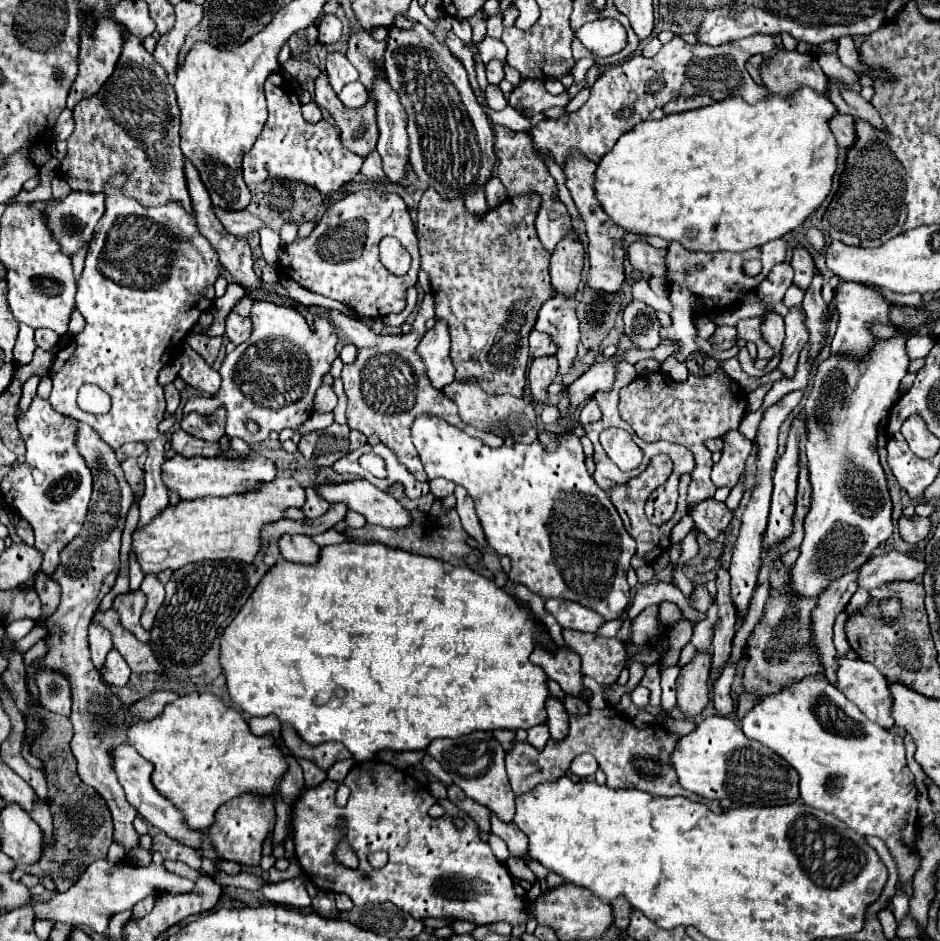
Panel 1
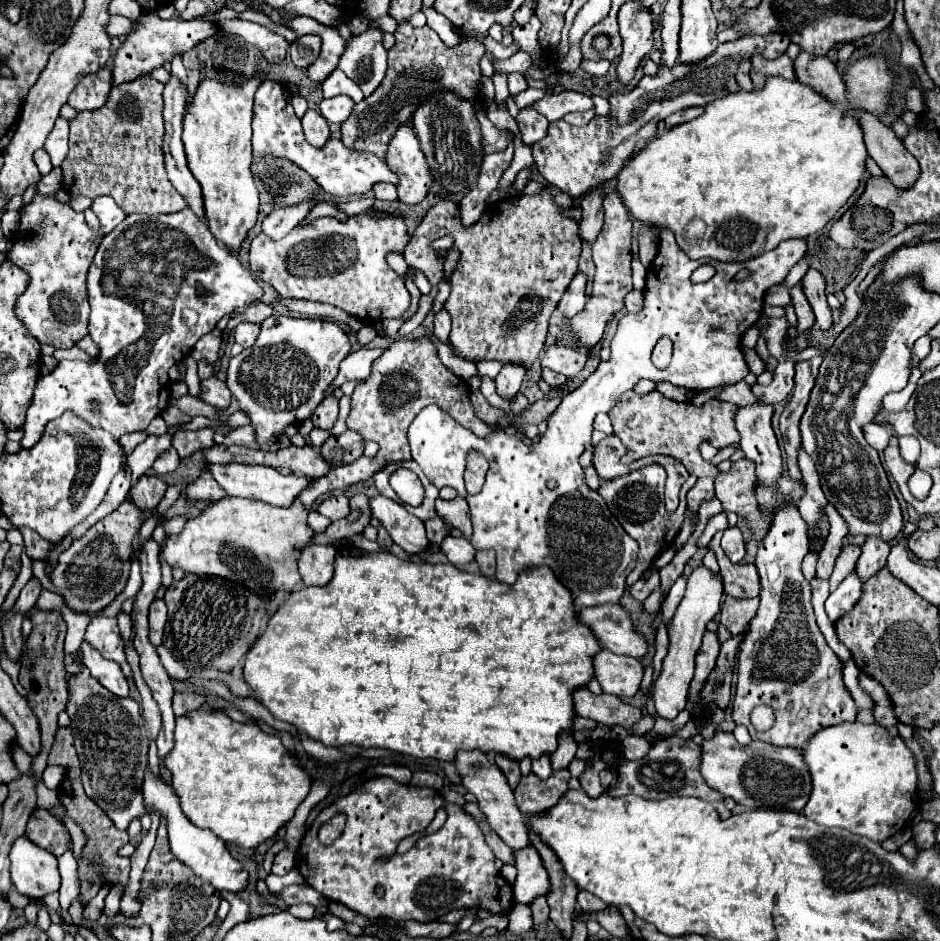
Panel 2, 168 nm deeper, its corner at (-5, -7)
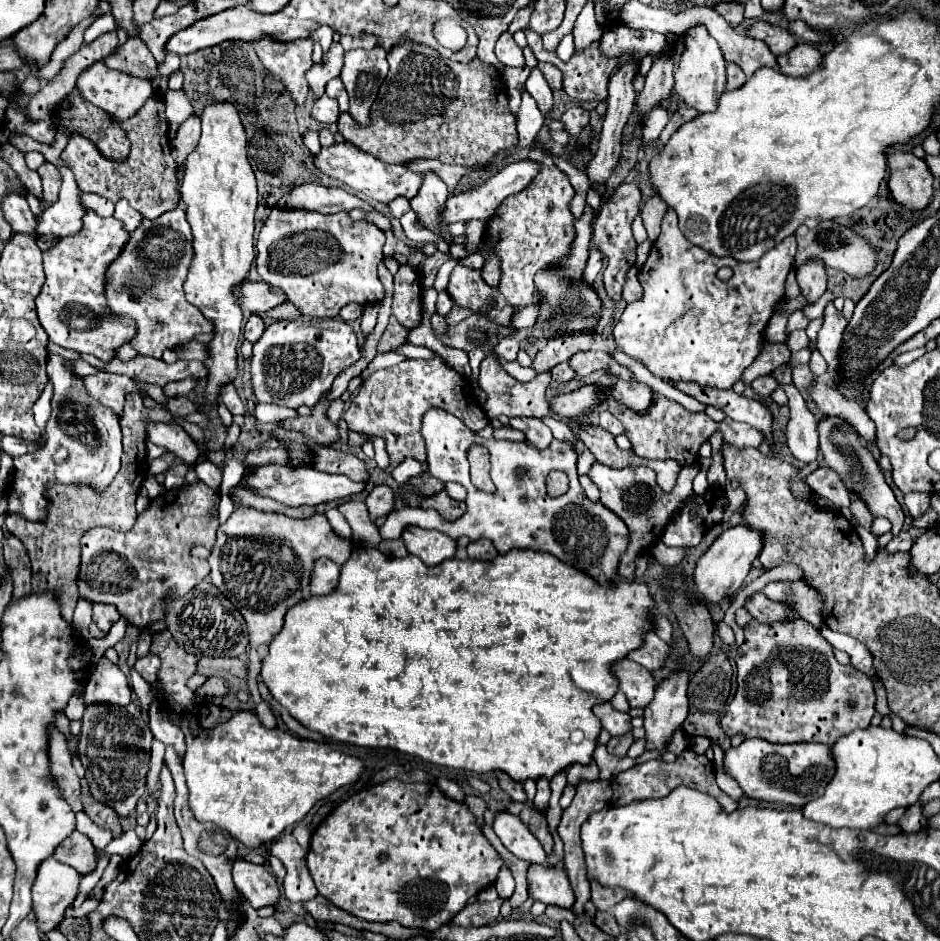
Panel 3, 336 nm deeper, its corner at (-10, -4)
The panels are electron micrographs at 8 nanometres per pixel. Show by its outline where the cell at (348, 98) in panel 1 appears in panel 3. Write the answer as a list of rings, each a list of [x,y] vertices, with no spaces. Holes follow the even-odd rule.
[[[322,96],[316,100],[314,108],[312,108],[312,116],[322,122],[324,126],[330,126],[334,122],[338,122],[338,116],[340,116],[340,108],[338,108],[338,102],[334,98],[328,98],[328,96]]]

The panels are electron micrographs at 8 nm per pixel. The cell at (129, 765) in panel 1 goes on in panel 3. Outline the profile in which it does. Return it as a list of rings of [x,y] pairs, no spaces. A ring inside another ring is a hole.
[[[236,856],[232,862],[232,878],[254,908],[262,908],[266,904],[274,906],[280,898],[276,878],[266,870],[266,866],[258,866]]]

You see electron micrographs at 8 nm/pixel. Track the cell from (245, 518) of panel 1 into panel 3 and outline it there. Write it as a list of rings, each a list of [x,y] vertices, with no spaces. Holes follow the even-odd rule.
[[[236,506],[232,516],[220,524],[216,544],[208,556],[210,564],[210,580],[218,590],[238,602],[238,610],[248,622],[250,634],[250,652],[256,652],[256,646],[268,644],[282,628],[284,614],[300,600],[310,596],[308,584],[312,576],[312,566],[316,558],[330,558],[336,564],[344,564],[350,556],[352,542],[342,540],[334,534],[332,526],[328,524],[326,516],[316,512],[312,518],[288,518],[278,512],[262,512],[256,508]]]

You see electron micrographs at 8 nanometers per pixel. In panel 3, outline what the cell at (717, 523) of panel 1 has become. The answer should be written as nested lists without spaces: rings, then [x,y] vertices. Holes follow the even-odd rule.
[[[756,592],[752,594],[748,600],[746,600],[746,606],[744,606],[756,620],[762,620],[762,622],[778,622],[778,620],[784,620],[786,618],[786,610],[780,602],[774,602],[770,598],[764,596],[764,592]]]

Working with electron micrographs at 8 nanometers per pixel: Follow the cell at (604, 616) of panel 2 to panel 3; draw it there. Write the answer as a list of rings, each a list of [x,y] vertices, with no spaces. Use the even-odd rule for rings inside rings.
[[[654,632],[644,634],[644,638],[646,640],[642,642],[642,646],[632,650],[628,654],[628,658],[642,664],[648,670],[656,670],[656,668],[660,668],[664,664],[664,658],[668,656],[668,644],[664,640],[660,640]]]

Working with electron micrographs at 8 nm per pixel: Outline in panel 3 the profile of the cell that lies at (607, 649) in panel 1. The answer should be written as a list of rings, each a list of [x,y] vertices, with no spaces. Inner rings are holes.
[[[622,658],[612,664],[612,674],[618,678],[618,688],[626,694],[632,708],[646,708],[654,698],[656,680],[636,662]]]

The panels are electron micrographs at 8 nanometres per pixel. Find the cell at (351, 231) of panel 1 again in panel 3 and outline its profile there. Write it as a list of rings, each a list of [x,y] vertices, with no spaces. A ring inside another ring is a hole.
[[[278,206],[272,208],[268,220],[264,222],[260,234],[258,234],[258,242],[256,242],[256,270],[260,274],[260,278],[268,284],[274,284],[276,288],[284,290],[288,300],[302,312],[302,316],[308,316],[308,318],[336,318],[340,308],[346,306],[346,304],[362,304],[362,306],[370,306],[370,304],[378,304],[384,300],[384,284],[378,276],[378,264],[384,260],[384,254],[382,254],[382,248],[384,248],[384,242],[386,242],[386,236],[384,232],[374,226],[372,222],[366,222],[366,220],[360,220],[360,222],[352,222],[348,218],[346,212],[338,212],[338,214],[330,214],[330,216],[324,216],[324,214],[318,214],[318,212],[306,212],[306,210],[280,210]]]

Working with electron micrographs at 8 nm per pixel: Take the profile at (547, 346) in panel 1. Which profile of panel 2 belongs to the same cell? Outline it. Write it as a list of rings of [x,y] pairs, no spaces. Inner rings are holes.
[[[551,345],[543,351],[541,365],[565,375],[567,379],[573,379],[585,367],[587,357],[589,355],[583,353],[583,351],[577,351],[577,349],[571,349],[571,347]]]

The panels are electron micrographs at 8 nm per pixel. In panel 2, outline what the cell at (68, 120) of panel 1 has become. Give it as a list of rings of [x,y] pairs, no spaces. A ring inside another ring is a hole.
[[[57,119],[53,131],[47,135],[43,149],[51,157],[51,165],[59,167],[67,155],[67,137],[69,137],[69,121]]]

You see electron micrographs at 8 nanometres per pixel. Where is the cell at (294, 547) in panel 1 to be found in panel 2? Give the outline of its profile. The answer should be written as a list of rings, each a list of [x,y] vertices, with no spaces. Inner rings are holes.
[[[309,545],[299,559],[299,573],[303,583],[323,587],[333,577],[333,559],[337,549],[333,545]]]

